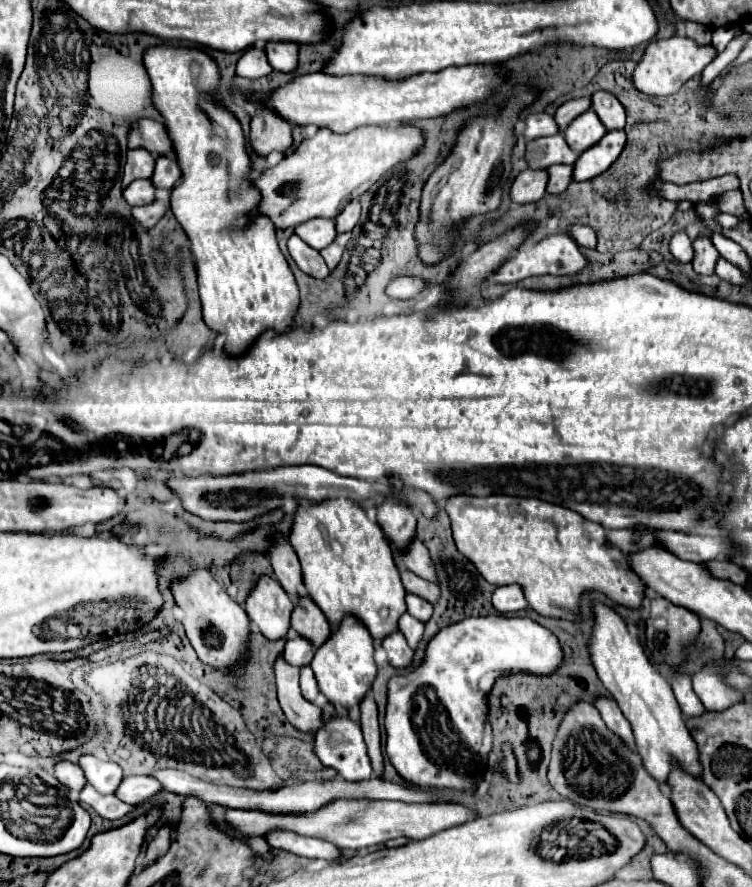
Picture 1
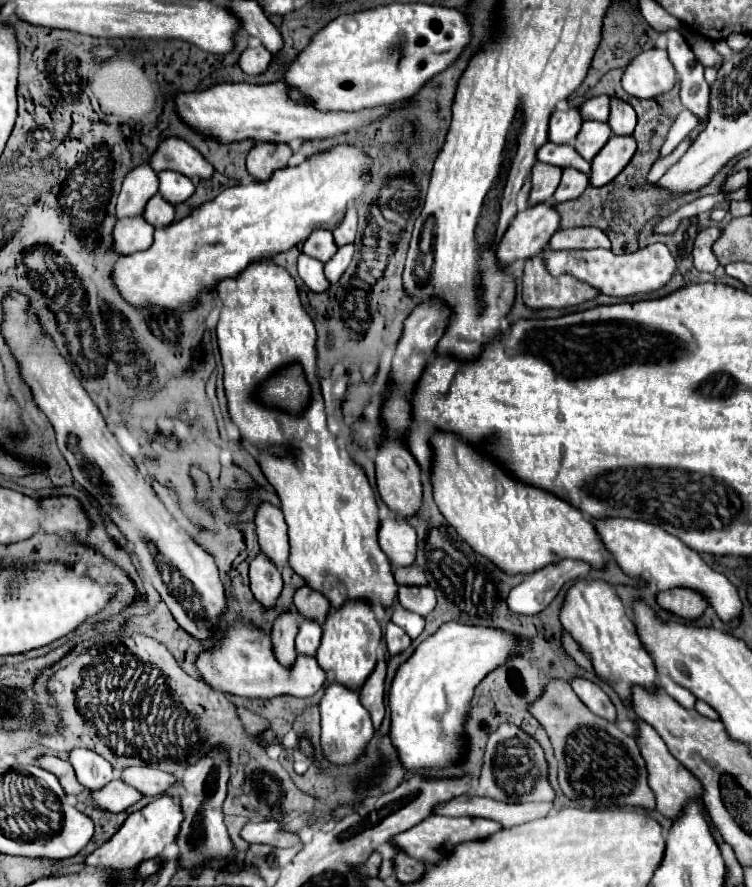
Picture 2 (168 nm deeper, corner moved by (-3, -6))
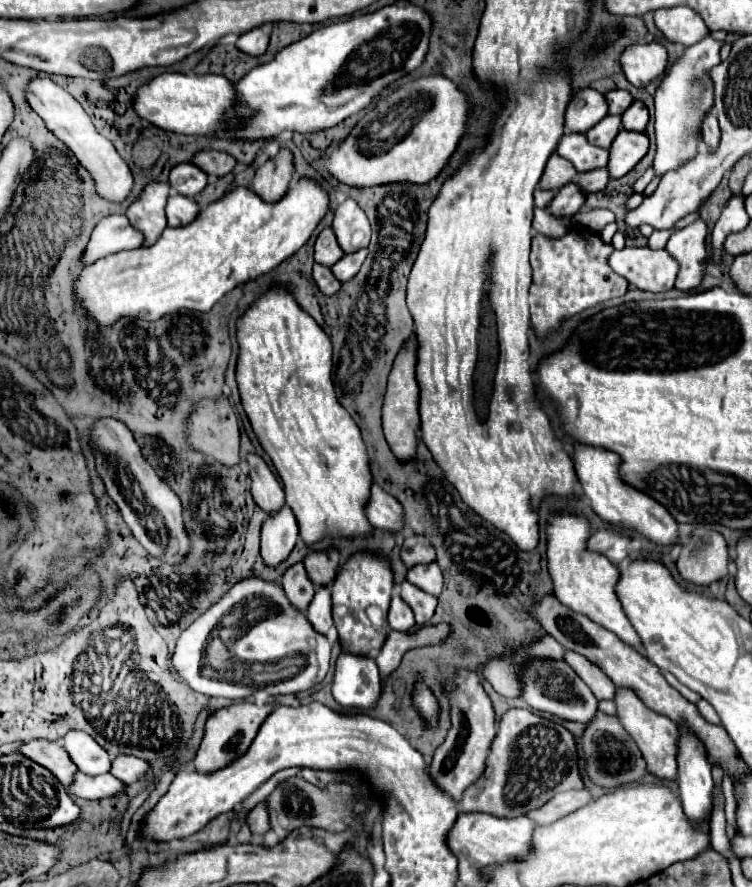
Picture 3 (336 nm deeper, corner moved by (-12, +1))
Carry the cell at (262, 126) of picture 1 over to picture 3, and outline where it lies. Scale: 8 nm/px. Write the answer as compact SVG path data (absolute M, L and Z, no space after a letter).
M281 150L275 158L267 160L263 166L257 168L257 172L253 176L253 192L257 196L261 196L263 202L277 202L277 200L281 200L281 196L287 194L291 180L293 180L293 156L289 150Z

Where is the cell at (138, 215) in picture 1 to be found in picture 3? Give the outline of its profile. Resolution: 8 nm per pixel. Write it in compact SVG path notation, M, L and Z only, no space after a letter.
M111 214L105 216L91 232L91 240L87 242L87 248L81 256L83 264L93 264L95 260L129 250L129 248L139 248L143 244L143 236L139 230L135 230L127 216L123 214Z

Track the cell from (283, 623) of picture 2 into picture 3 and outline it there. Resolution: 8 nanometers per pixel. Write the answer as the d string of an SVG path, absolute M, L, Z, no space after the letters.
M299 562L297 566L291 566L285 574L283 574L283 580L281 580L285 592L287 592L287 598L289 602L299 610L307 610L313 594L315 594L315 586L313 582L309 582L309 576L307 576L307 570L303 566L303 562Z

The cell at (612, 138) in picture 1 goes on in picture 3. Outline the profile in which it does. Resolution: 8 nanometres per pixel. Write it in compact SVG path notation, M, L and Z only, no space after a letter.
M621 130L609 148L611 156L607 170L611 178L621 178L629 170L633 170L637 162L647 154L647 148L649 148L649 140L645 134Z

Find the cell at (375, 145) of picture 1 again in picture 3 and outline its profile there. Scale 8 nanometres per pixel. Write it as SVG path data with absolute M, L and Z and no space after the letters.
M309 178L297 180L295 188L287 192L279 202L265 204L257 194L249 188L235 188L225 194L221 200L211 202L195 222L181 228L167 228L161 238L151 248L135 248L121 250L97 260L91 266L85 266L77 280L73 280L75 302L85 310L89 318L93 318L99 326L113 326L121 318L141 318L141 320L159 320L165 314L175 310L199 310L207 312L211 306L223 298L223 294L231 292L235 286L245 284L261 274L267 274L285 258L293 256L311 236L319 220L325 216L329 208L327 192L321 190Z

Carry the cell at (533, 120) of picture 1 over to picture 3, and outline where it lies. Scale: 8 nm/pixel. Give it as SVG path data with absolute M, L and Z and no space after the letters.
M583 88L571 98L565 114L565 124L571 132L587 132L591 126L603 120L607 112L609 106L605 94L593 88Z

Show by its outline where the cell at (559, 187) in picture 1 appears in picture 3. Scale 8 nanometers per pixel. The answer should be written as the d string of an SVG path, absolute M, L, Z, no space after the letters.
M601 168L601 170L593 170L593 172L587 172L587 174L581 174L577 184L585 192L599 192L609 184L609 180L611 180L611 176L609 176L607 168Z

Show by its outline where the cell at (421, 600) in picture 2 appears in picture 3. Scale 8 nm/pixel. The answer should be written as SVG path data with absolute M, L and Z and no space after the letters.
M437 562L411 566L407 580L433 596L439 596L441 588L443 588L443 574L441 574L441 568L437 566Z

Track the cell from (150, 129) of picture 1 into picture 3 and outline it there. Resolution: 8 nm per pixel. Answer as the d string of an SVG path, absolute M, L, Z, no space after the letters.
M205 150L195 154L193 164L199 166L205 174L213 174L213 176L227 176L229 172L233 172L233 168L237 166L237 160L233 156L229 156L227 152L217 152L217 150Z

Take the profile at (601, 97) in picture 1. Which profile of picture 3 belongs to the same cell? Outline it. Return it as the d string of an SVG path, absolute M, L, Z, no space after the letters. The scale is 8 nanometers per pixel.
M635 100L629 106L629 110L625 110L625 114L623 114L623 128L633 130L633 132L645 132L647 120L649 120L649 112L647 112L645 104Z

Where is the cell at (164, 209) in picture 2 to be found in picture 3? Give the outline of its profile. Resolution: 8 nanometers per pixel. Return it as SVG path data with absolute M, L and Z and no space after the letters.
M173 194L167 200L167 220L171 228L187 226L193 220L197 220L197 214L201 214L201 206L193 198L185 198L181 194Z

